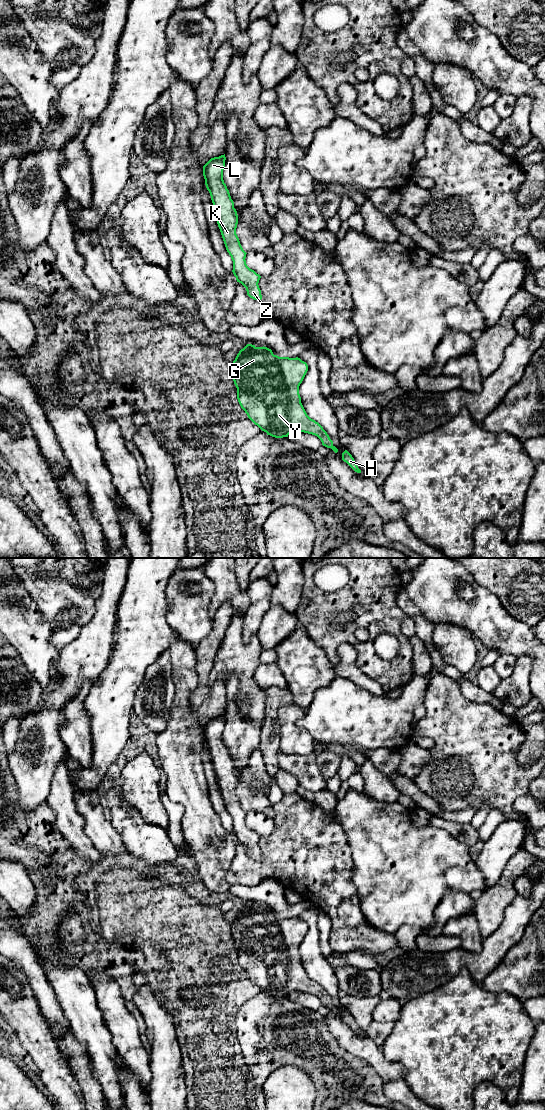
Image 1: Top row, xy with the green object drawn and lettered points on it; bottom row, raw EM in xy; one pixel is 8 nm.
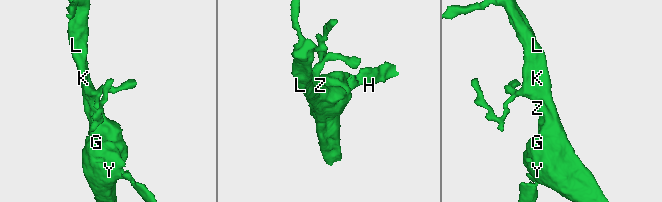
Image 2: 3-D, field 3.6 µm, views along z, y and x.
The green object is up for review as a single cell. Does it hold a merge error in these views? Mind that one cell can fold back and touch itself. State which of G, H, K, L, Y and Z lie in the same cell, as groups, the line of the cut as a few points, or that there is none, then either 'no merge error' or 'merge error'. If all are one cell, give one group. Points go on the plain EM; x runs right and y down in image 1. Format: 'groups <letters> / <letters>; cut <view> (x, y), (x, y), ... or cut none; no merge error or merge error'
groups G H K L Y Z; cut none; no merge error

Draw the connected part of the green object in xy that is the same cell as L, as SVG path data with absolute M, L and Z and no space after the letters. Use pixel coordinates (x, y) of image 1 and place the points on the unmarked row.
M225 714L211 718L203 726L205 745L210 753L217 784L220 789L225 807L233 821L233 834L237 842L241 843L247 855L254 860L261 860L259 840L261 836L246 824L246 812L243 810L236 794L238 784L237 771L231 759L229 750L223 740L225 727Z

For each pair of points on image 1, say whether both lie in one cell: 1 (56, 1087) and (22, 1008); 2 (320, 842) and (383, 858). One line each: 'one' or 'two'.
1: one
2: two

